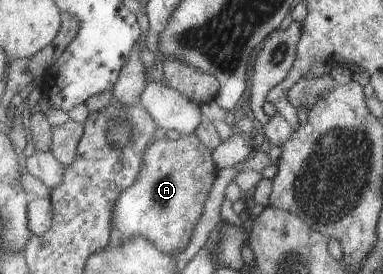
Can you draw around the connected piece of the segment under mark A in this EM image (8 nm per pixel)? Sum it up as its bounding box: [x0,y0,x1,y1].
[113,134,219,253]

